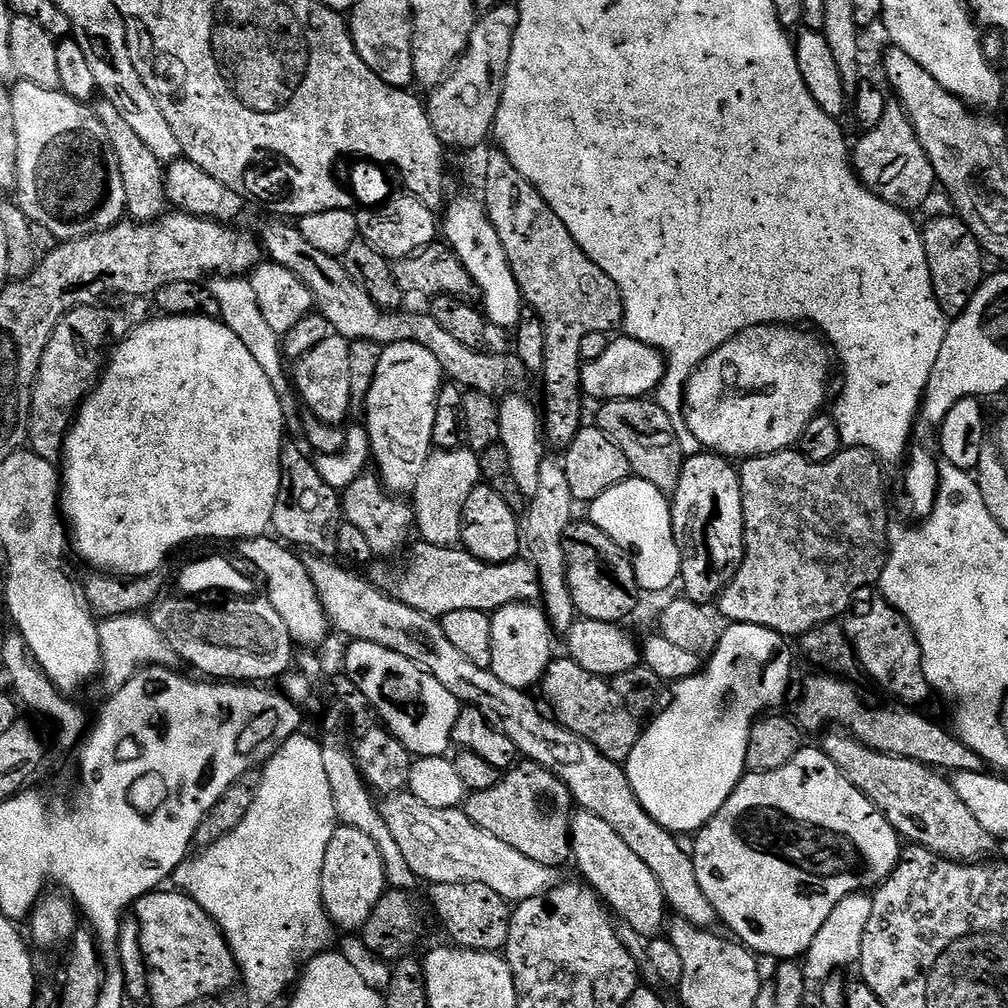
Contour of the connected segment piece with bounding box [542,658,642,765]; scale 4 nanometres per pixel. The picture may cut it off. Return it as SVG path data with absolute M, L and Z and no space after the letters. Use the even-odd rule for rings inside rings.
M571 658L563 659L553 659L544 673L543 703L552 707L550 712L557 724L586 738L606 758L623 765L630 758L630 750L634 750L634 746L640 741L642 724L636 721L639 719L632 709L616 695L613 685L605 677L582 670L582 666L575 664Z

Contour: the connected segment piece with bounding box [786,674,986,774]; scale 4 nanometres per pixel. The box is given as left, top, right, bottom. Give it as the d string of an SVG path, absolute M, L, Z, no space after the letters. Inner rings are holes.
M830 674L820 676L808 676L805 680L797 679L788 689L786 697L786 705L788 704L787 715L795 720L796 725L805 733L818 731L820 724L832 724L828 726L839 726L841 729L851 732L856 739L861 740L867 748L873 748L875 752L901 756L907 760L925 764L927 768L935 768L944 774L985 771L986 765L983 758L978 754L974 754L974 750L970 750L970 746L962 743L960 737L953 734L949 729L948 733L942 725L935 724L928 716L923 716L920 710L915 707L892 706L896 708L879 708L878 705L871 704L870 701L856 696L855 690L848 685L851 683L847 679L835 678Z

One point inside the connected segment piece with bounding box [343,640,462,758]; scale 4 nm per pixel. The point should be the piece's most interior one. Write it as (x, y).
(420, 713)

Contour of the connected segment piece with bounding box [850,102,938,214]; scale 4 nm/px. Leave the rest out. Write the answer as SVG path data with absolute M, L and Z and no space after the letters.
M889 102L886 106L886 114L882 114L882 122L878 126L867 129L850 152L850 159L853 169L860 183L872 191L875 196L890 202L890 206L901 208L909 214L915 213L915 208L920 208L928 200L928 195L932 192L932 187L937 187L936 171L922 148L922 142L918 142L918 134L906 114L906 110L898 102Z

